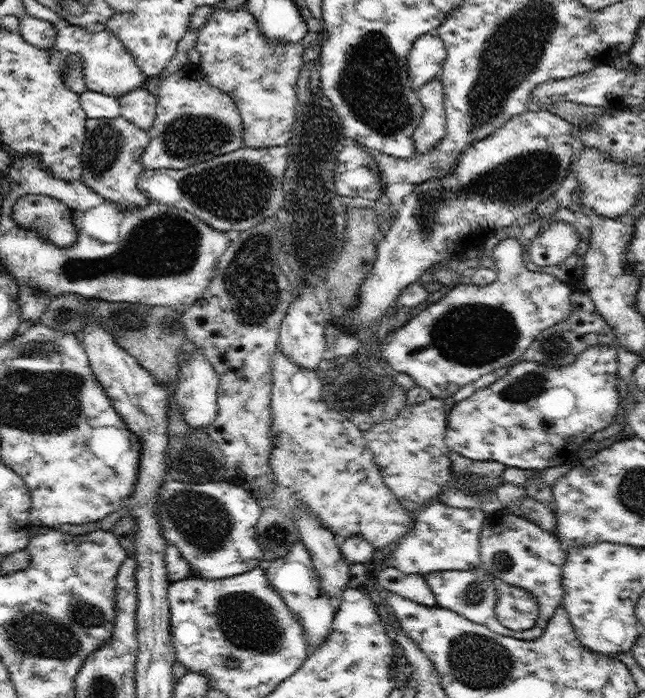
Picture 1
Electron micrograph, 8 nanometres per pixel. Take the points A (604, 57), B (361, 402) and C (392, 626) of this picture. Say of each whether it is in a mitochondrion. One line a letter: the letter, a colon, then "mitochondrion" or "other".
A: other
B: mitochondrion
C: other

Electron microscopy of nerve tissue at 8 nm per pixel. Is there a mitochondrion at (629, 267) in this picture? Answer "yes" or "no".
no

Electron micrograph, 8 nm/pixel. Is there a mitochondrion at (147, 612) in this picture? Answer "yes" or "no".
no

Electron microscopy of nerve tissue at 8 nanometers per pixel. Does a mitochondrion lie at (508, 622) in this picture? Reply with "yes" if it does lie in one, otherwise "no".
yes

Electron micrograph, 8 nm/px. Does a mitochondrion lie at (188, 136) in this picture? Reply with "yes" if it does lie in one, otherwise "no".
yes

